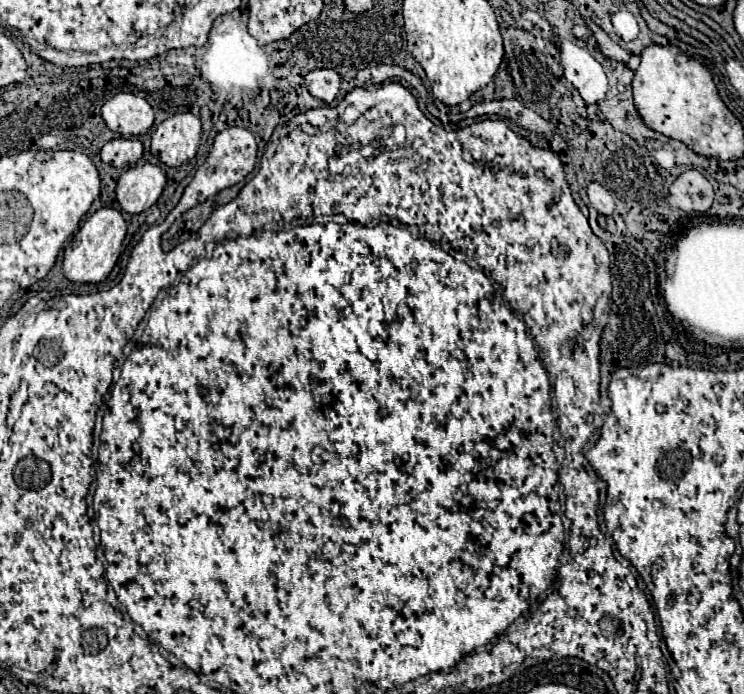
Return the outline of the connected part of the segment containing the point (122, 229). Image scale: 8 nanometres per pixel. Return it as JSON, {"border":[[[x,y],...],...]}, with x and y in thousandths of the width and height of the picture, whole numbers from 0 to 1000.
{"border":[[[140,298],[140,301],[129,304],[126,310],[121,310],[116,316],[116,321],[108,327],[108,333],[94,347],[97,362],[86,365],[86,373],[83,373],[86,399],[94,402],[97,408],[140,405],[161,370],[161,356],[164,356],[167,341],[169,341],[169,318],[161,304],[156,304],[151,298]]]}

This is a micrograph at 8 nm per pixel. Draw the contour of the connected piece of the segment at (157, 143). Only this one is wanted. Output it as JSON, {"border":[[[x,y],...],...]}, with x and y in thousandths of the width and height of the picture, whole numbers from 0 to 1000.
{"border":[[[239,163],[218,174],[204,192],[204,220],[226,241],[242,241],[255,232],[269,209],[272,180],[258,163]]]}

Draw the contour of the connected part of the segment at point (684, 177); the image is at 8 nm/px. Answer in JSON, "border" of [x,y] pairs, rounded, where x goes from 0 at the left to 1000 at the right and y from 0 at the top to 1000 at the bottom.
{"border":[[[935,244],[914,249],[898,275],[901,295],[917,304],[949,307],[960,290],[957,264]]]}

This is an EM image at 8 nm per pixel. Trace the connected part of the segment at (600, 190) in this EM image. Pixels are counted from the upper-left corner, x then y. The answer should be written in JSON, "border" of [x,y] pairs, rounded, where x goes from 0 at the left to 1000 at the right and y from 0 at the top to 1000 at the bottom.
{"border":[[[793,264],[790,267],[790,287],[804,307],[809,307],[809,310],[823,310],[825,307],[825,287],[806,264]]]}

